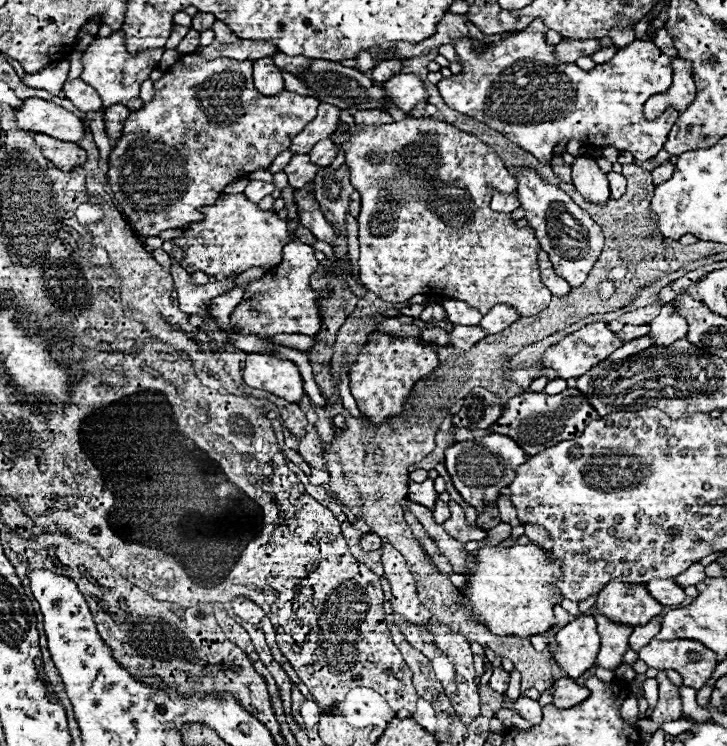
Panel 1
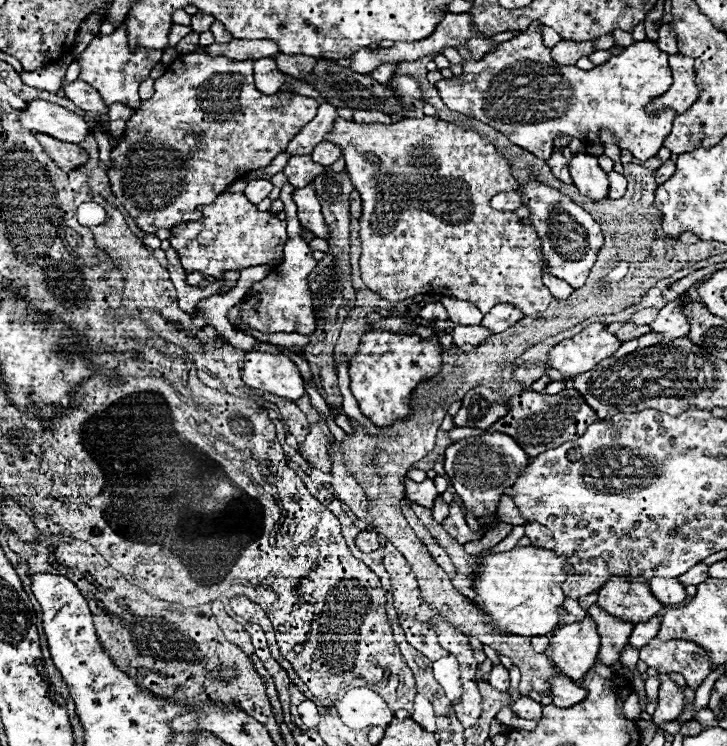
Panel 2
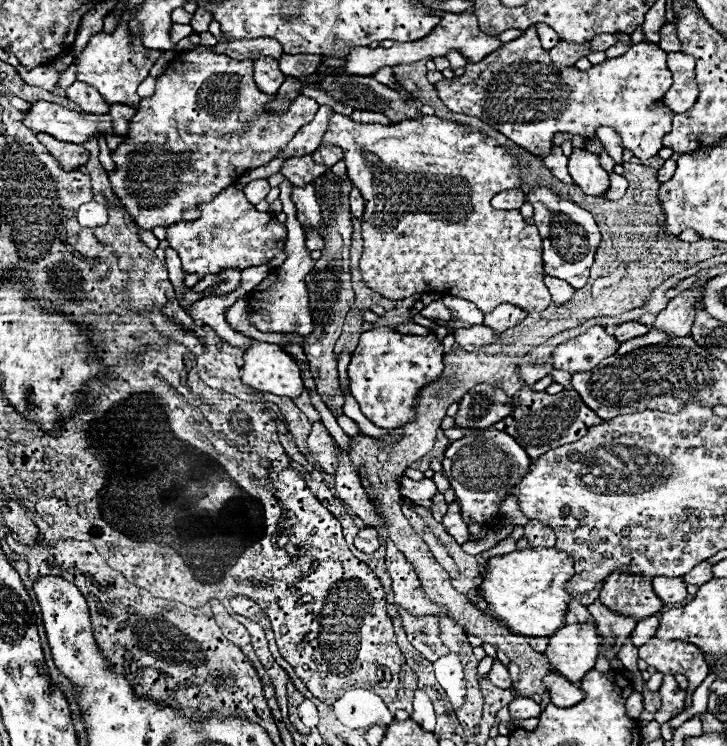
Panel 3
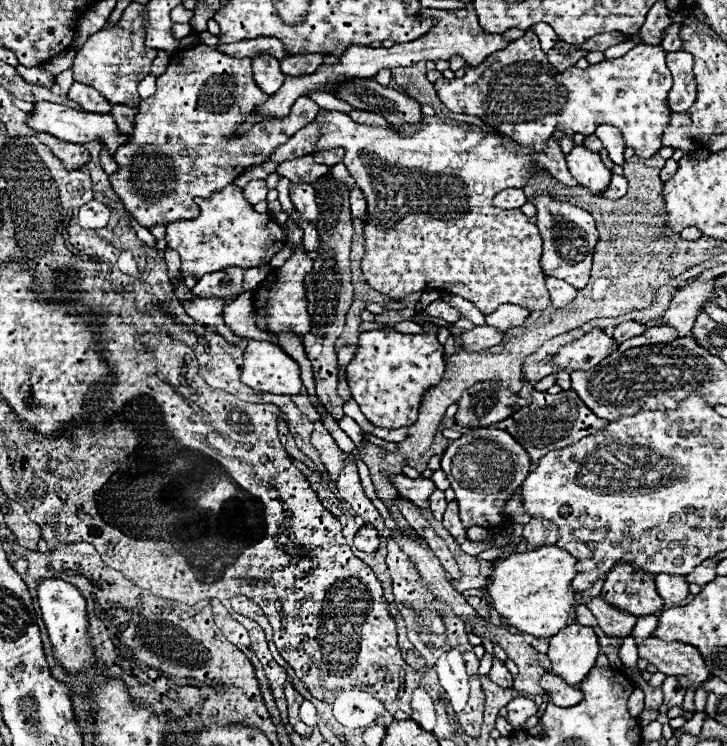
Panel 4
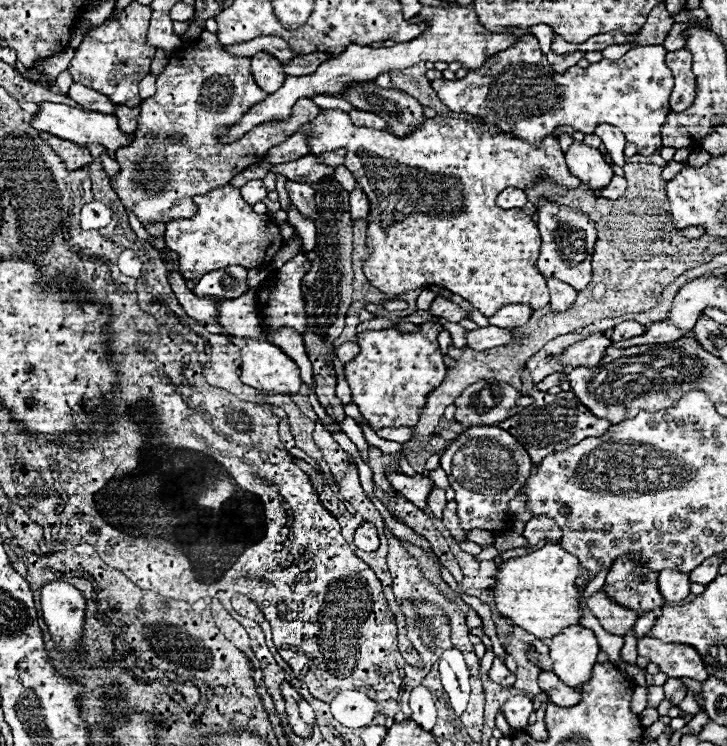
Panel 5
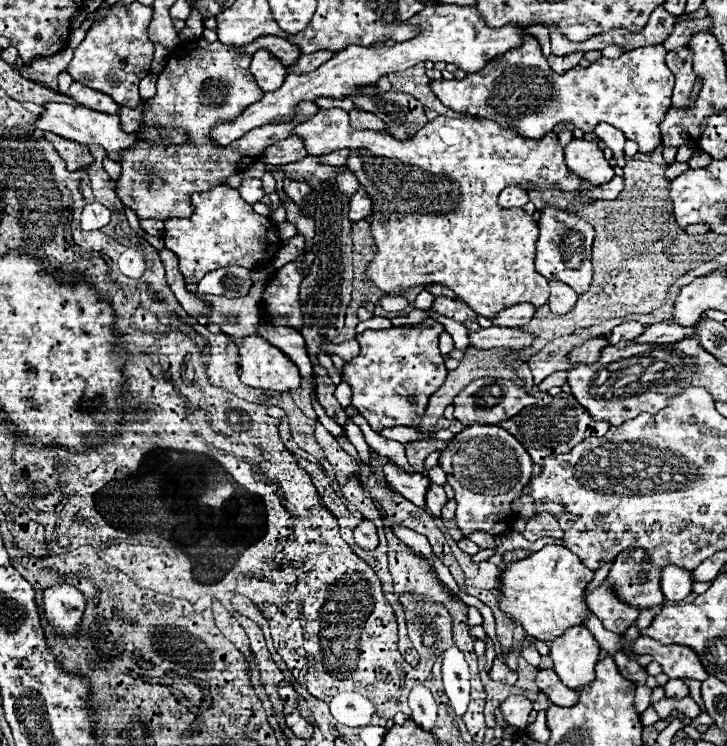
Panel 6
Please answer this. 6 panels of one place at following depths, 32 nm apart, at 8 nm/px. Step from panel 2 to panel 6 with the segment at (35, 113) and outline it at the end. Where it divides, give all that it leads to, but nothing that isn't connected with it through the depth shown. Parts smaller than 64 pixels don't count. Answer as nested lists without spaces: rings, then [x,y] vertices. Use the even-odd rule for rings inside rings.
[[[48,102],[44,104],[44,112],[38,116],[36,126],[44,132],[52,132],[58,134],[62,138],[70,138],[72,142],[78,144],[98,144],[102,148],[108,150],[108,158],[112,158],[114,162],[120,160],[120,150],[134,146],[134,142],[138,140],[138,132],[124,132],[120,128],[120,118],[116,114],[102,114],[96,110],[90,110],[86,106],[70,106],[70,104],[58,104],[58,102]]]

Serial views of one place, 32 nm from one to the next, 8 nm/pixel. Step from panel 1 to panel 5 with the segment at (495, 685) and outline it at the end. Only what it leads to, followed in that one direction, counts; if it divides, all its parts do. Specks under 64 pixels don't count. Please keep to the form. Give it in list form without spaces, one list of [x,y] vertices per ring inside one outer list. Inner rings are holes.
[[[494,658],[494,664],[492,664],[492,670],[488,672],[488,676],[490,676],[490,680],[494,680],[500,686],[512,686],[516,680],[516,676],[504,666],[504,662],[500,658]]]

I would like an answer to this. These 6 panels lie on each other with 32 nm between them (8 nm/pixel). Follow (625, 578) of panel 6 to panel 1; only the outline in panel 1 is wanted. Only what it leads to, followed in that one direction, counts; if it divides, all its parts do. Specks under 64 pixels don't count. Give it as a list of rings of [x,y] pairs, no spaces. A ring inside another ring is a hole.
[[[620,580],[604,586],[596,598],[596,606],[608,620],[628,624],[632,628],[648,624],[664,608],[648,594],[644,584],[624,584]]]

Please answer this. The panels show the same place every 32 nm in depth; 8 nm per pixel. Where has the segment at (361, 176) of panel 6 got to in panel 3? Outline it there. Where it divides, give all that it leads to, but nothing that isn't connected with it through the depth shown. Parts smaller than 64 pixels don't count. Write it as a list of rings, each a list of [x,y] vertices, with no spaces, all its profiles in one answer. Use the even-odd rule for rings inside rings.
[[[334,114],[330,118],[330,128],[326,130],[326,134],[322,138],[322,144],[340,146],[344,150],[344,162],[346,162],[348,178],[362,192],[362,198],[364,198],[364,216],[362,216],[364,250],[362,250],[362,258],[360,258],[360,272],[362,272],[362,278],[364,278],[368,288],[372,288],[374,292],[382,294],[388,300],[404,300],[404,298],[414,296],[414,294],[430,294],[430,292],[458,296],[458,298],[474,302],[484,314],[488,314],[500,302],[512,302],[528,314],[542,312],[552,302],[550,292],[542,282],[542,278],[544,278],[542,238],[538,236],[536,226],[526,224],[526,220],[518,210],[498,210],[490,206],[490,200],[492,200],[494,194],[498,194],[502,190],[520,188],[518,162],[504,148],[500,148],[496,144],[496,140],[492,140],[488,136],[482,136],[476,128],[462,126],[462,124],[456,124],[456,122],[448,122],[448,120],[442,120],[438,116],[422,116],[418,120],[404,120],[404,122],[390,124],[390,126],[374,126],[374,124],[358,124],[358,122],[352,122],[350,118],[346,118],[342,114]],[[552,144],[550,154],[548,154],[546,158],[542,158],[542,160],[544,160],[544,164],[550,168],[550,172],[552,172],[558,180],[562,180],[564,184],[574,184],[574,180],[572,180],[570,174],[568,174],[568,158],[562,154],[562,150],[560,150],[558,146]]]

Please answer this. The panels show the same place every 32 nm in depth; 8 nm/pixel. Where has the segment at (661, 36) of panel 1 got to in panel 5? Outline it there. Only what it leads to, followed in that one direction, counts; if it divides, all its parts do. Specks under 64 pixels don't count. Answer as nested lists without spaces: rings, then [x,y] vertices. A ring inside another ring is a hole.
[[[680,22],[680,24],[674,24],[674,26],[672,26],[672,30],[668,32],[666,40],[662,42],[662,46],[664,46],[668,52],[684,48],[684,36],[682,36],[682,32],[684,32],[686,28],[688,28],[688,22]]]

